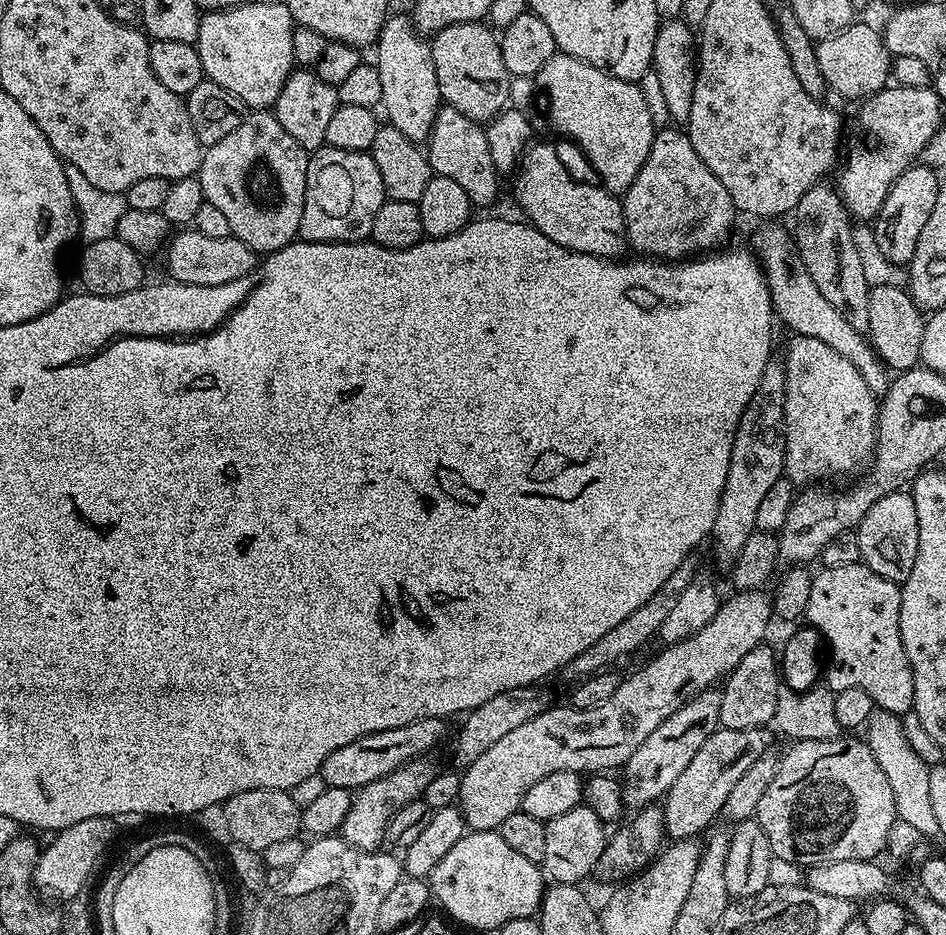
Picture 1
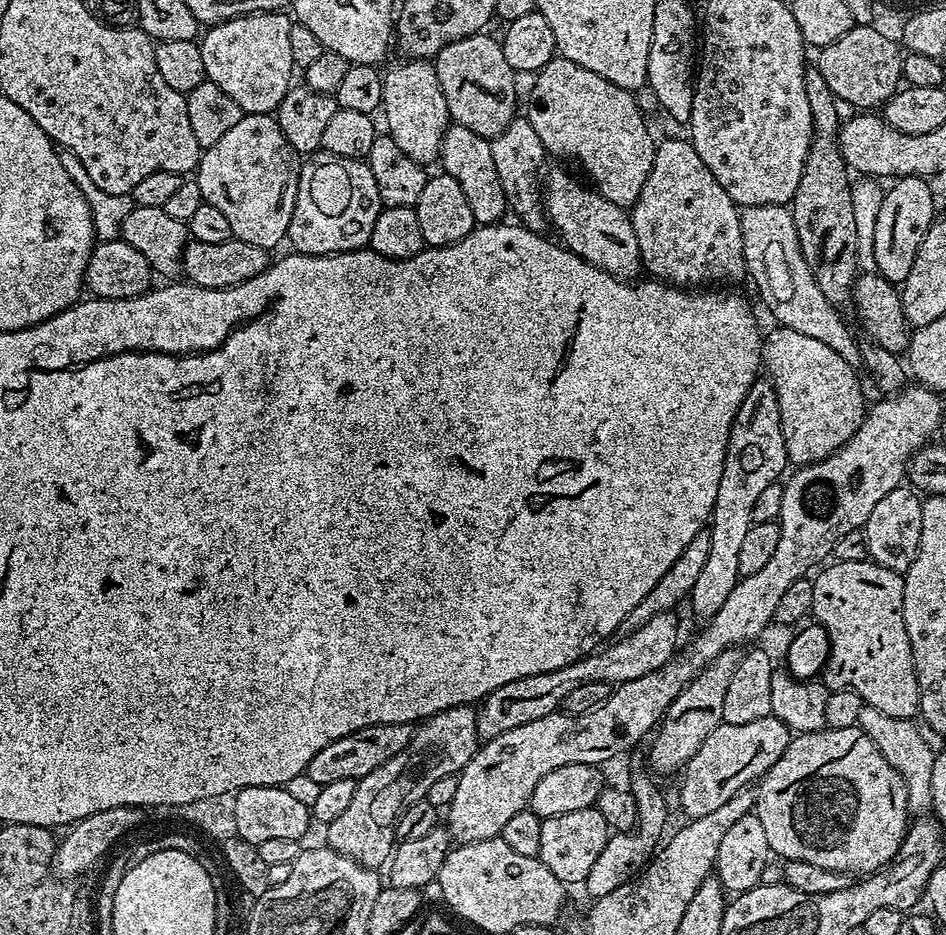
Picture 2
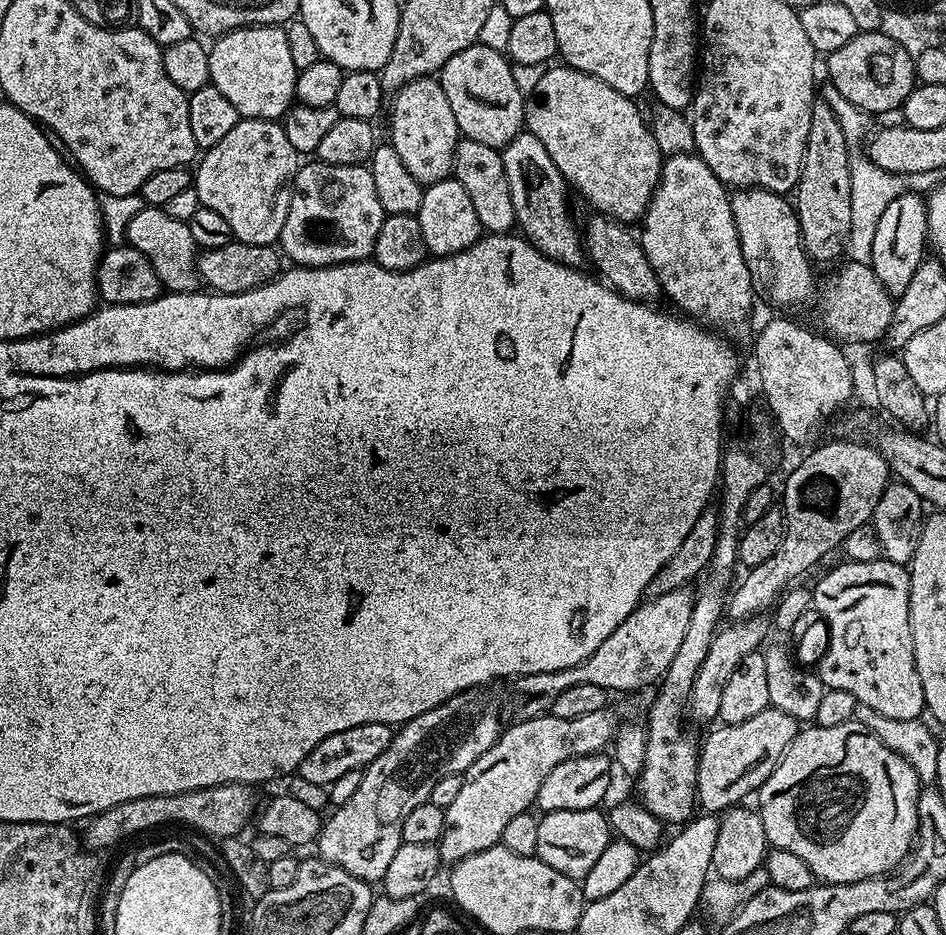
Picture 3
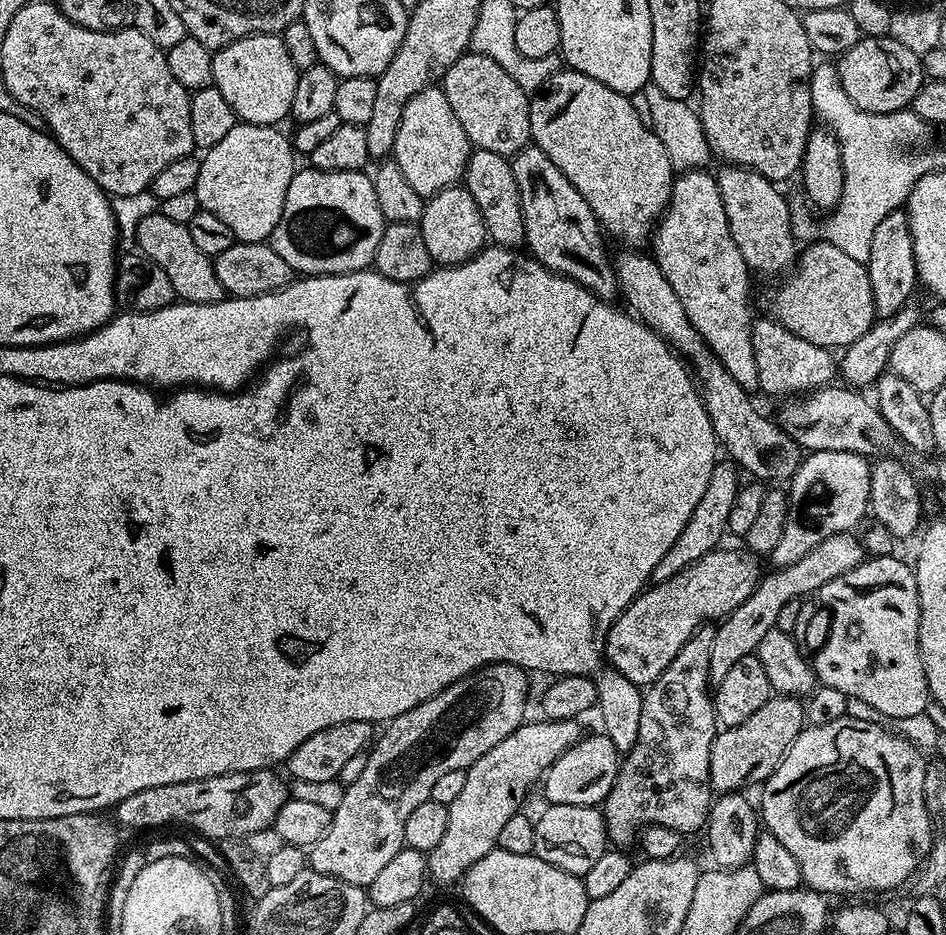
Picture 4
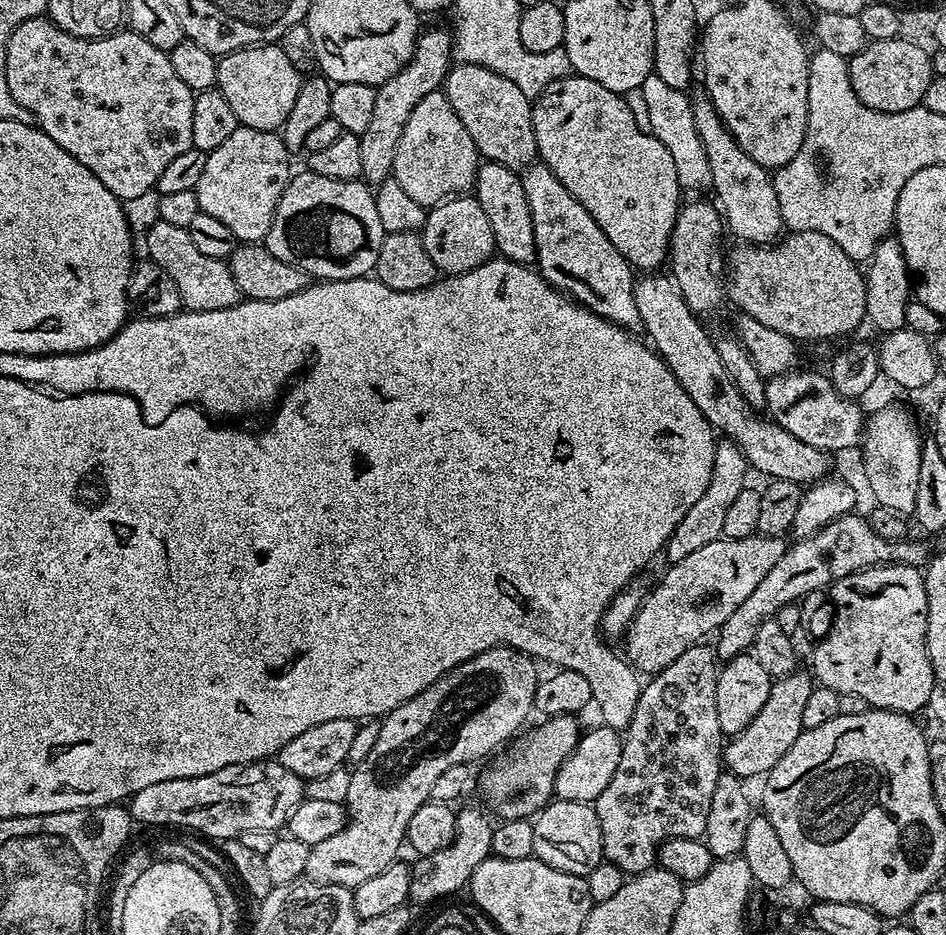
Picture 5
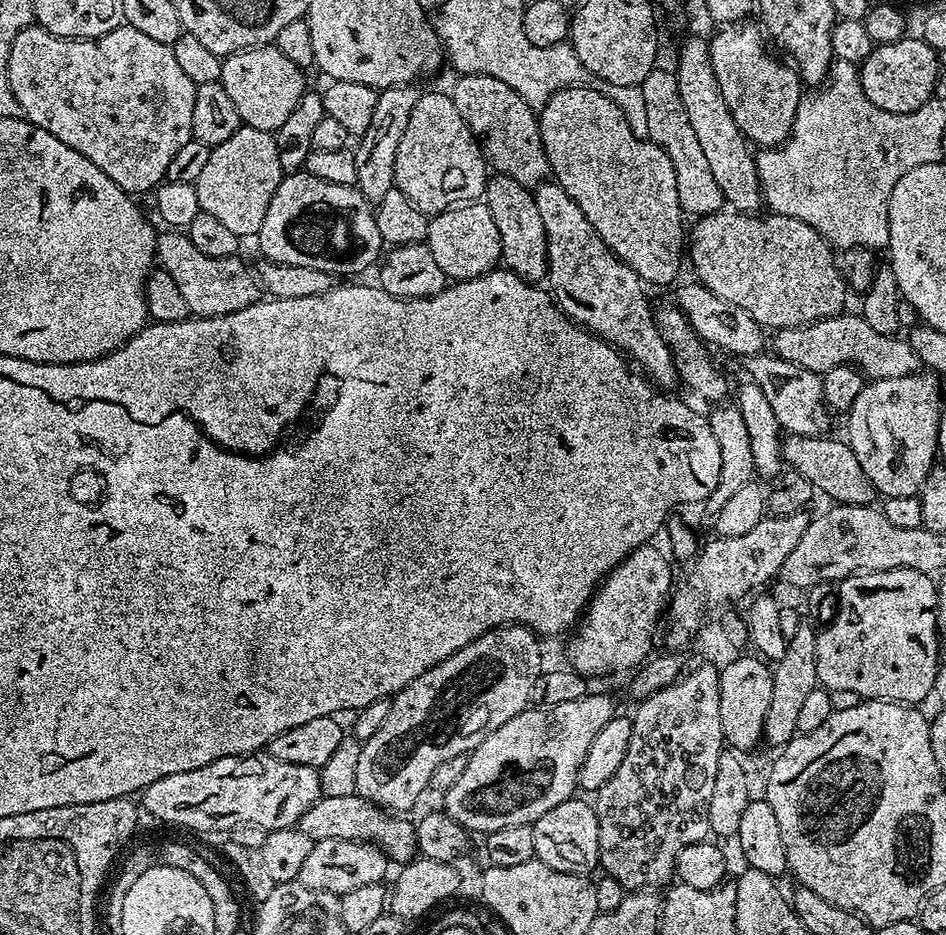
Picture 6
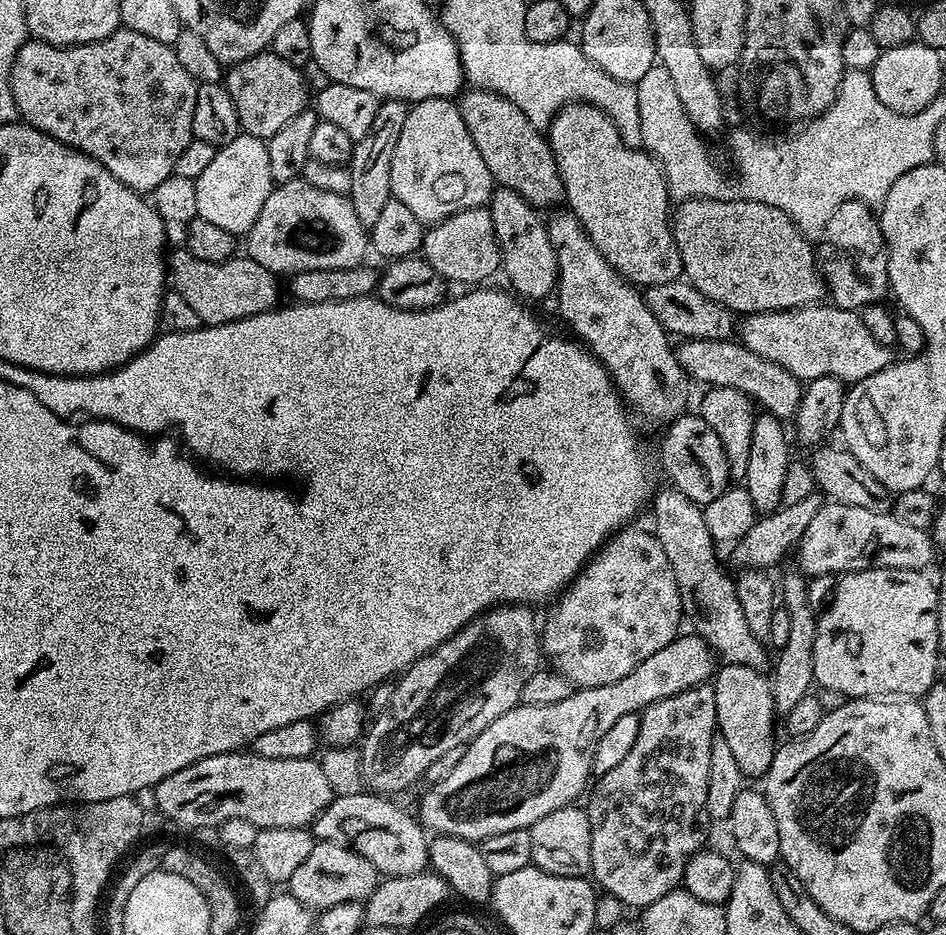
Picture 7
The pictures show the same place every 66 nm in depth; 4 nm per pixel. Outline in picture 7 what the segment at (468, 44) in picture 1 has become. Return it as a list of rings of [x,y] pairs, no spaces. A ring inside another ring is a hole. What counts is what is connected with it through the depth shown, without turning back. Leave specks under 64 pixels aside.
[[[469,87],[467,91],[465,91],[463,95],[459,97],[458,103],[460,106],[460,113],[462,114],[462,122],[466,122],[466,130],[470,130],[470,138],[474,138],[474,146],[478,146],[478,154],[482,154],[482,158],[486,161],[486,170],[490,170],[493,181],[495,181],[495,183],[499,185],[499,187],[509,188],[510,190],[514,190],[515,192],[520,192],[522,194],[522,198],[526,198],[527,200],[529,200],[529,202],[531,202],[531,204],[533,204],[533,206],[536,207],[537,210],[545,210],[544,208],[548,207],[548,209],[551,209],[553,206],[556,206],[551,206],[551,204],[556,204],[558,202],[561,203],[561,201],[564,200],[564,183],[562,182],[562,178],[560,177],[560,171],[558,170],[558,162],[554,162],[554,154],[552,153],[552,151],[550,150],[550,146],[548,145],[547,135],[545,135],[545,133],[541,131],[541,129],[536,128],[534,126],[534,122],[530,122],[530,118],[526,118],[526,114],[522,114],[522,110],[518,110],[518,106],[514,106],[514,102],[510,102],[506,98],[502,98],[501,96],[499,96],[498,94],[494,94],[490,90],[482,90],[481,88]]]

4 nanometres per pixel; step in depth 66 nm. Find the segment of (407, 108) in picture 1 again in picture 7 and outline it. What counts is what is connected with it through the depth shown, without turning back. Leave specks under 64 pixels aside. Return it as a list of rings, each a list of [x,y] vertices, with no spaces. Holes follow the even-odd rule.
[[[430,98],[417,100],[409,107],[406,122],[402,122],[402,134],[394,146],[394,159],[390,161],[390,186],[392,195],[426,226],[431,226],[458,214],[462,210],[483,208],[491,200],[494,181],[490,170],[486,170],[486,161],[478,154],[466,122],[462,122],[459,103],[452,98]]]

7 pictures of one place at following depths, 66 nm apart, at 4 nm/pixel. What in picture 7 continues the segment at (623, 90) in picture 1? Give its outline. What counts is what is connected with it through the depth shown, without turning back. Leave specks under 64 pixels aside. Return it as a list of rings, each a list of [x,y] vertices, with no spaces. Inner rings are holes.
[[[568,104],[561,108],[546,129],[546,135],[554,162],[558,162],[567,207],[586,230],[590,242],[598,246],[602,258],[606,258],[606,262],[610,262],[610,266],[614,266],[614,270],[618,270],[627,280],[644,288],[681,279],[684,267],[672,233],[668,183],[657,160],[640,148],[626,146],[614,122],[593,104]]]

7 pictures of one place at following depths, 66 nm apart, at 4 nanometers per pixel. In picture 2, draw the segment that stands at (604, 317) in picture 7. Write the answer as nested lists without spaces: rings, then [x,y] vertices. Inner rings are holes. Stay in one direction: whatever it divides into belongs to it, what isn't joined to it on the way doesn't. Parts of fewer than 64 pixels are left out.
[[[517,118],[502,130],[502,134],[491,137],[494,166],[498,170],[498,178],[502,182],[502,190],[508,199],[511,215],[531,232],[543,233],[546,228],[544,214],[544,197],[542,195],[542,172],[540,163],[546,159],[542,146],[542,138],[530,126],[527,118]]]

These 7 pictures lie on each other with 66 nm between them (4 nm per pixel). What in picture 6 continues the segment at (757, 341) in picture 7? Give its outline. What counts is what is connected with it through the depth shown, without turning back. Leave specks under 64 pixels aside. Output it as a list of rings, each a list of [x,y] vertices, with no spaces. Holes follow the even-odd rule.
[[[848,315],[831,316],[797,328],[781,328],[773,335],[776,336],[773,340],[771,337],[771,351],[783,360],[821,374],[834,370],[834,366],[850,364],[860,369],[869,381],[906,378],[921,371],[918,354],[908,344],[907,339],[899,335],[878,334],[878,330],[873,330],[863,315]]]

